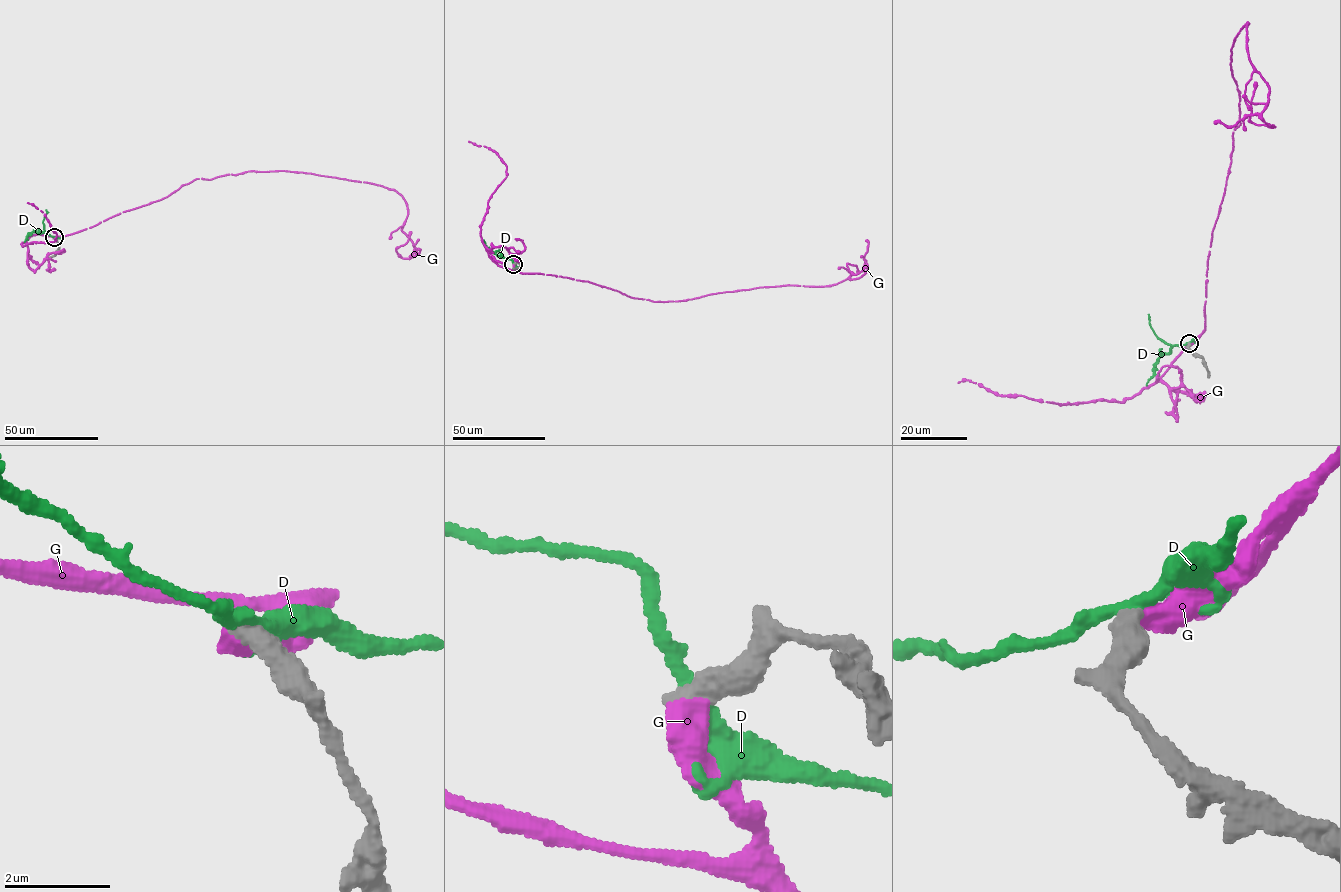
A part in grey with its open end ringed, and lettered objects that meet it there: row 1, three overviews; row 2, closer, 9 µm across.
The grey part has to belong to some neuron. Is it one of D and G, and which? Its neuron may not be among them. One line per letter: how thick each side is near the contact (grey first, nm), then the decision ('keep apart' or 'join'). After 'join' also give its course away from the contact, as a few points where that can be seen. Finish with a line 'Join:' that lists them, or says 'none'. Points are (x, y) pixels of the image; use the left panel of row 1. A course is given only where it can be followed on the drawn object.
D: 480 nm thick on the grey side, 240 nm on the other; keep apart
G: 480 nm thick on the grey side, 500 nm on the other; join; it runs (54, 237), (196, 179), (249, 171), (394, 190), (416, 251), (401, 258), (396, 249), (410, 231)
Join: G

